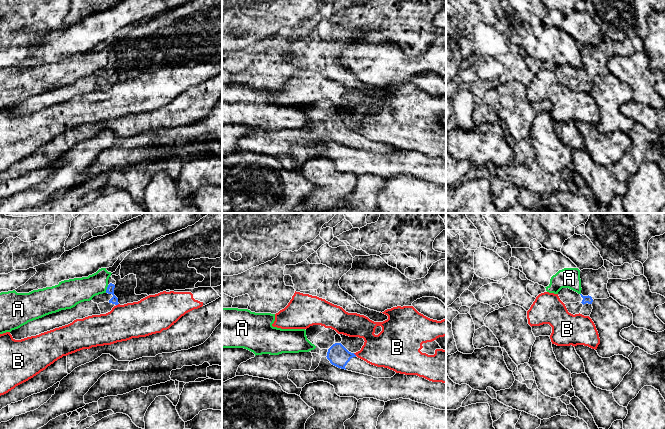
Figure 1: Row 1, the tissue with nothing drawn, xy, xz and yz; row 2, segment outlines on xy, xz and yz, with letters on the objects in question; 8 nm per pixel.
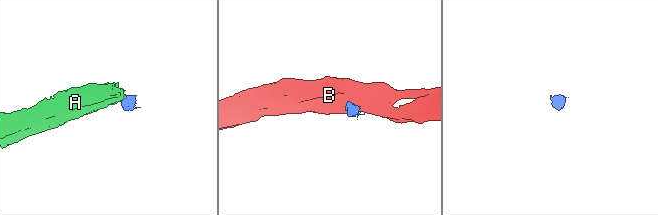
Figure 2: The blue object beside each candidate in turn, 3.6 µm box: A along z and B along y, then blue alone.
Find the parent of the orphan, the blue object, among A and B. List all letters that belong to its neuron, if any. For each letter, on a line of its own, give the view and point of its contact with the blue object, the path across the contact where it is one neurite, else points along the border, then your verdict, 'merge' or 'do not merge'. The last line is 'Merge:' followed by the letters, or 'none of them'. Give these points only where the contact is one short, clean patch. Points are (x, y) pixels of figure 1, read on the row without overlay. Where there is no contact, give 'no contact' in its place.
A: meets blue in xy at (107, 65); border along xy (108, 61), (105, 68); do not merge
B: meets blue in xy at (117, 80); border along xy (118, 79), (116, 81); do not merge
Merge: none of them

